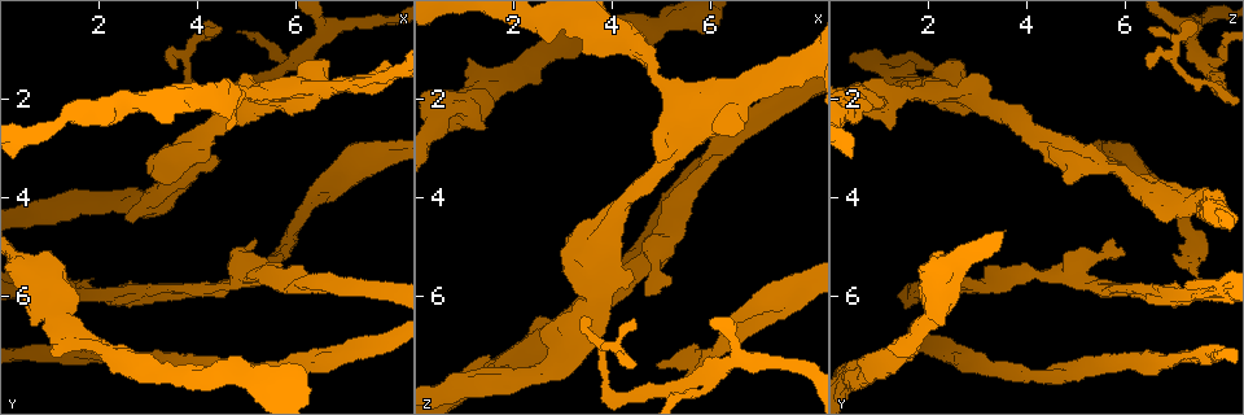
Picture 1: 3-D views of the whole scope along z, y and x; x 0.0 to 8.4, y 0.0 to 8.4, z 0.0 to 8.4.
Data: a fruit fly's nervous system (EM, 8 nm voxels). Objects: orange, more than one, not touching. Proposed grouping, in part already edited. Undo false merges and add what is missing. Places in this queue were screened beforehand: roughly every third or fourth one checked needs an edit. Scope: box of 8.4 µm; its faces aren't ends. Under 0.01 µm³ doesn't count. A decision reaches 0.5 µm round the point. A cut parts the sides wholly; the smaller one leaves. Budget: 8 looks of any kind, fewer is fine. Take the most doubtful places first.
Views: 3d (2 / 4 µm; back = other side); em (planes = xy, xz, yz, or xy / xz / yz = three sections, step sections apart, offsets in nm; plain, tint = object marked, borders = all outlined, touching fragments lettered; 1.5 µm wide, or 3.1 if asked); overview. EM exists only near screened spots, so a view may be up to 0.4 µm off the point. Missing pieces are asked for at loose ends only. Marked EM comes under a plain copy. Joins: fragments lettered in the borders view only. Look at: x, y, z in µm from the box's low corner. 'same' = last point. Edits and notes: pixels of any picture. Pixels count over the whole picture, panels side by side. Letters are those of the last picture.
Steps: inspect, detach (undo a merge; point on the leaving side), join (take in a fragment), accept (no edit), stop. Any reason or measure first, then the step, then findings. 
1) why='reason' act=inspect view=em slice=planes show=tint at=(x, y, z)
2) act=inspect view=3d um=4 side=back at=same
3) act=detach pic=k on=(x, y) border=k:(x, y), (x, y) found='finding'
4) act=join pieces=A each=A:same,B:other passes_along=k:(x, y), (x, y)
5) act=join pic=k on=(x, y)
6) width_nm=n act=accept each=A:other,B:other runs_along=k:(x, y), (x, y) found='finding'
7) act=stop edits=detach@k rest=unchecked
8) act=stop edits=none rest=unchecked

why='thick end' act=inspect view=3d um=4 at=(1.05, 5.10, 2.25)

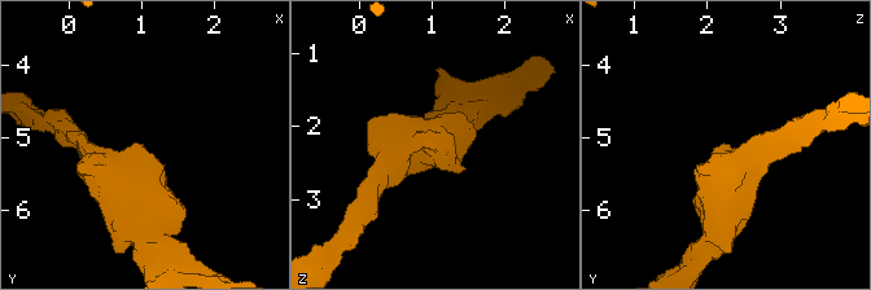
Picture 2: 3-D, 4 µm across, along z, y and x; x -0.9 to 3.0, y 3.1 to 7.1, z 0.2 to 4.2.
why='need the tissue' act=inspect view=em slice=xz step=8 show=tint at=(1.05, 5.10, 2.25)

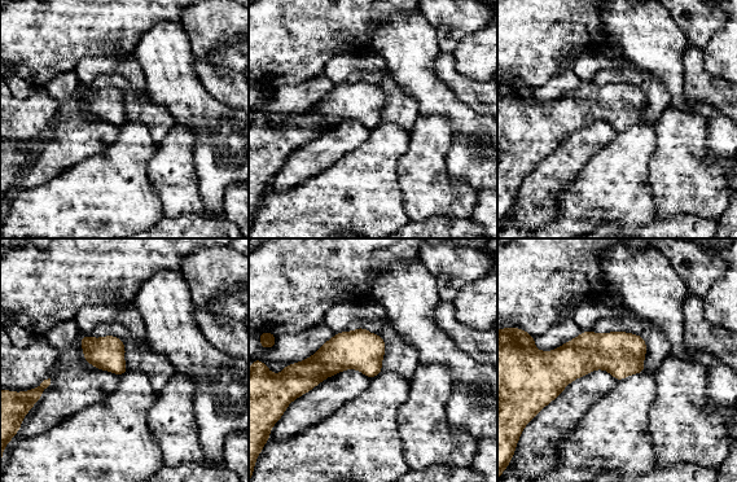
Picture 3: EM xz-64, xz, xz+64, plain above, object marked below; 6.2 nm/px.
act=inspect view=em slice=xy step=8 show=borders at=same

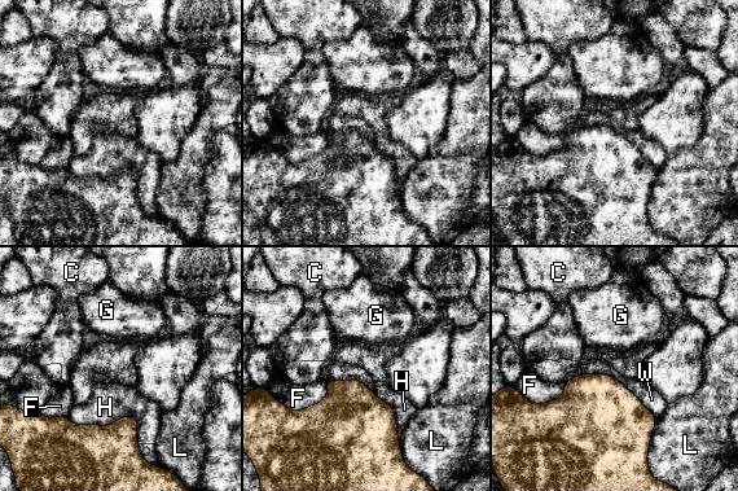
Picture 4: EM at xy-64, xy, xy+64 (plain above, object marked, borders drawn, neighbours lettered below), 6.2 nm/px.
act=accept each=C:other,F:other,G:other,H:other,L:other,W:other border=4:(616, 380), (657, 417) found='no lettered fragment goes on from it'

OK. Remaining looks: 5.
why='an open end' act=inspect view=em slice=planes show=borders at=(1.05, 7.05, 1.20)

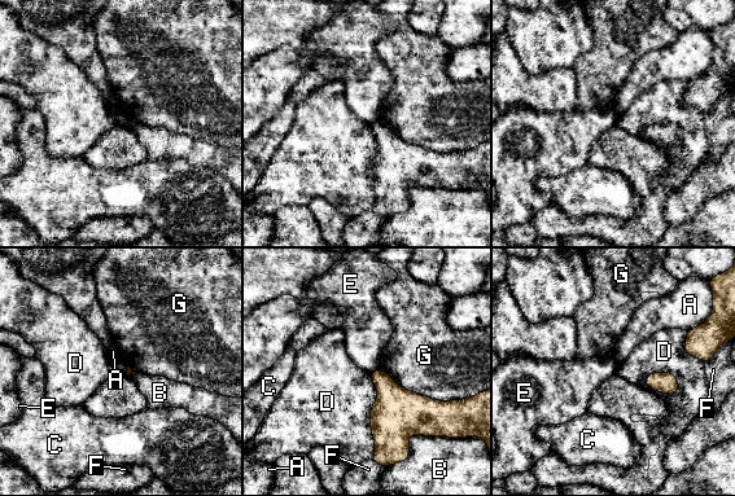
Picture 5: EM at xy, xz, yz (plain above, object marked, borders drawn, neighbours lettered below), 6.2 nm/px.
act=accept each=A:other,B:other,C:other,D:other,E:other,F:other,G:other border=5:(379, 368), (370, 373) found='none of them fits'

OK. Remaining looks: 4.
why='branch point' act=inspect view=em slice=yz step=8 show=tint at=(7.15, 3.35, 6.10)

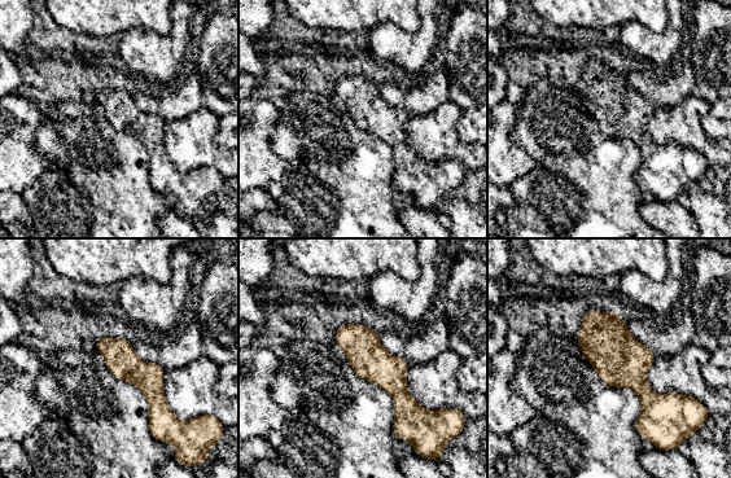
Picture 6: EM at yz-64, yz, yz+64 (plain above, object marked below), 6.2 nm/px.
why='another direction' act=inspect view=em slice=planes show=borders at=same

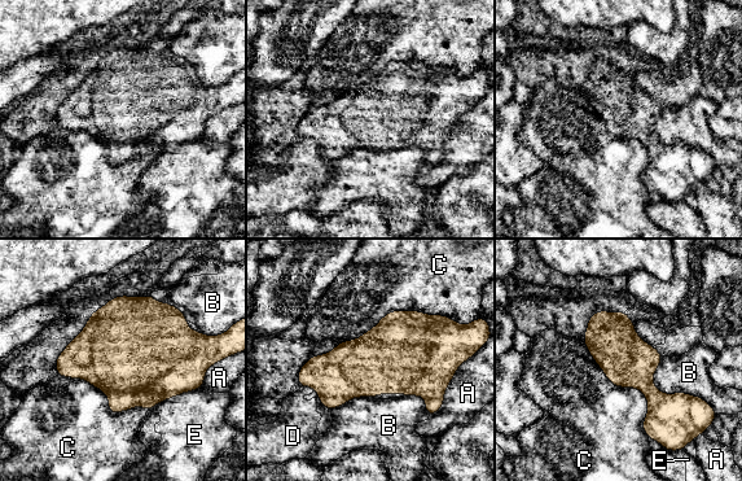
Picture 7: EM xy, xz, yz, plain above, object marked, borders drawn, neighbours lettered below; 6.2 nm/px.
act=accept each=A:other,B:other,C:other,D:other,E:other border=7:(583, 342), (645, 397), (657, 441) found='one neuron here'

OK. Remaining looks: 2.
act=stop edits=none rest=unchecked

